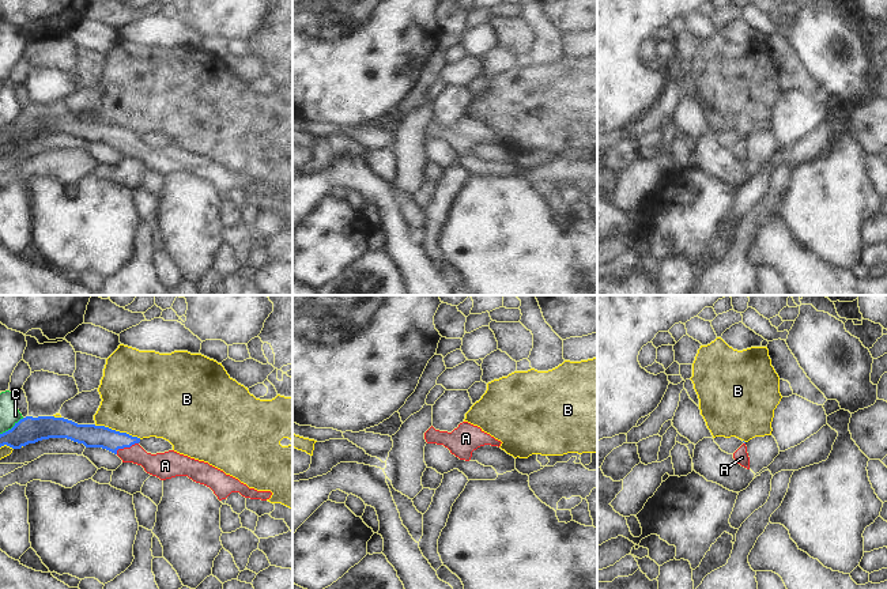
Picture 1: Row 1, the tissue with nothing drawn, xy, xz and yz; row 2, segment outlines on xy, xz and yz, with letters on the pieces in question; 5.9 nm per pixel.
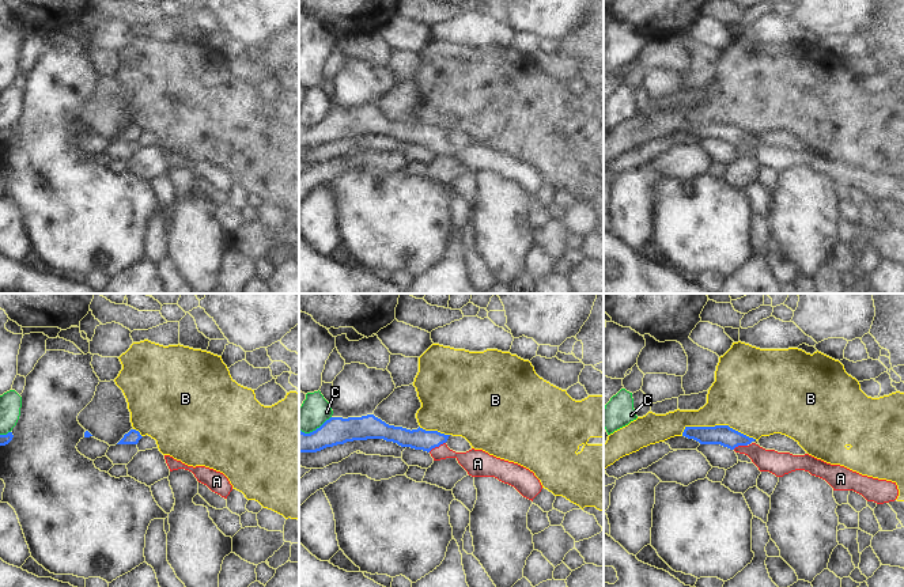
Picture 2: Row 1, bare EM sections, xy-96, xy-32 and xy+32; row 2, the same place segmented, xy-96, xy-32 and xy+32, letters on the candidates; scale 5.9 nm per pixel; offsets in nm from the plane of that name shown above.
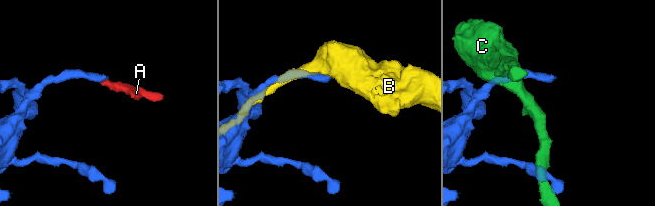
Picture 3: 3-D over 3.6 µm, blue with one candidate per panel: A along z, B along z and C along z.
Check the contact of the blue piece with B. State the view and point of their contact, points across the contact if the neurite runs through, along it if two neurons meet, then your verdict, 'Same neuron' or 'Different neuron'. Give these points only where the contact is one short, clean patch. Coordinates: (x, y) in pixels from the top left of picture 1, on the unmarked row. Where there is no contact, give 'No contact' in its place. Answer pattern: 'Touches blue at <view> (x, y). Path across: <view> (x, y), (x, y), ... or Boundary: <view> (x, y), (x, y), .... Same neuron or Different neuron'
Touches blue at xy (117, 127). Different neuron

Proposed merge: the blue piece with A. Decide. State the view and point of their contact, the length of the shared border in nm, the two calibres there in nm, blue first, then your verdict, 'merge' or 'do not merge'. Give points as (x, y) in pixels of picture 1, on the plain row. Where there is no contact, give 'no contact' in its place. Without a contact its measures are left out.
contact xy (125, 142); length 150 nm; calibres 140 and 150 nm; merge

